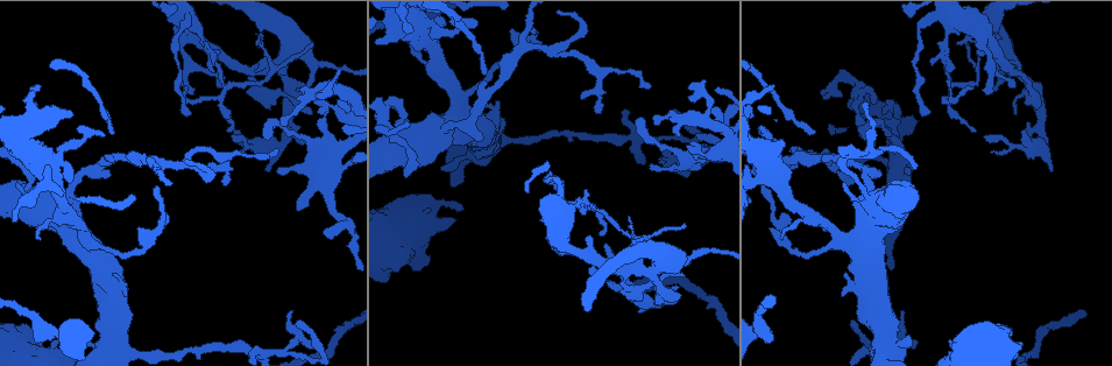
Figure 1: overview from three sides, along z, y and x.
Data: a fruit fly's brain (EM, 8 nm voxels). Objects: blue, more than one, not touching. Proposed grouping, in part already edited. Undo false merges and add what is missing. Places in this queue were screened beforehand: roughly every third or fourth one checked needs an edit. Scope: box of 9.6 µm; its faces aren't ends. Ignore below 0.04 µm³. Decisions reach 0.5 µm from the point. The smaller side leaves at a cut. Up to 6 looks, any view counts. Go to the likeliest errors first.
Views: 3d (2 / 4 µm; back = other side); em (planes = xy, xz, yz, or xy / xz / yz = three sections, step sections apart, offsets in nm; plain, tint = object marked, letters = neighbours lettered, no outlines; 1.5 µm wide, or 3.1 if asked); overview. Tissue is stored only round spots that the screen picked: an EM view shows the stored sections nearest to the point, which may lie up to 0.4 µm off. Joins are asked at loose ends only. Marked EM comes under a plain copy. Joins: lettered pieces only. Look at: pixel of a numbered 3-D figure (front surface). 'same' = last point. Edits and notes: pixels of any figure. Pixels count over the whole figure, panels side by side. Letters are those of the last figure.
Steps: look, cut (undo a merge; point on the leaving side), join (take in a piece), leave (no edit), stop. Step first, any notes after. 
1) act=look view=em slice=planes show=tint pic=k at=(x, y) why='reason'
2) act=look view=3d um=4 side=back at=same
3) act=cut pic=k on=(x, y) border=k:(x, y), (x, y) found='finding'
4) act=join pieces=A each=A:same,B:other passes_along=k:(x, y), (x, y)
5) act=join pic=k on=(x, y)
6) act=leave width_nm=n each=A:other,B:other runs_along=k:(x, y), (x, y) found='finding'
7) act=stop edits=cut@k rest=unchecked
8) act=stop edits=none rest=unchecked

act=look view=3d um=4 pic=1 at=(663, 164) why='an open end'

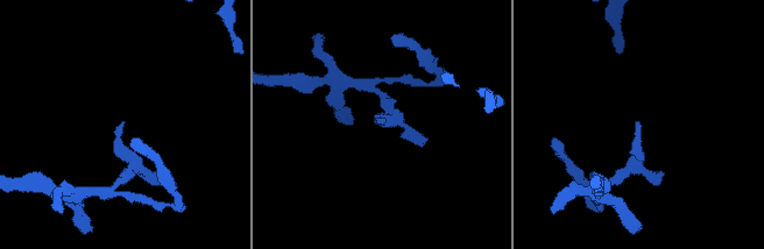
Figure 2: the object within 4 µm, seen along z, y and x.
act=look view=em slice=planes show=letters pic=2 at=(640, 123) why='now the EM'

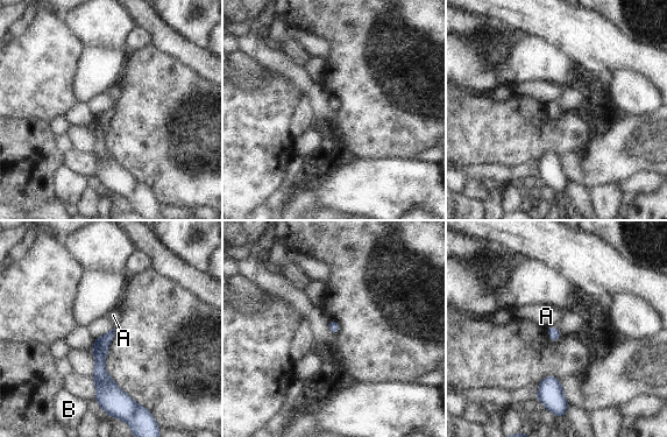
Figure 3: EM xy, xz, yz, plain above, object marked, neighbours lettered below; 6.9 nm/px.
act=leave each=A:other,B:other found='no lettered piece goes on from it'

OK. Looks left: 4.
act=look view=em slice=xz step=4 show=letters pic=1 at=(654, 125) why='an open end'

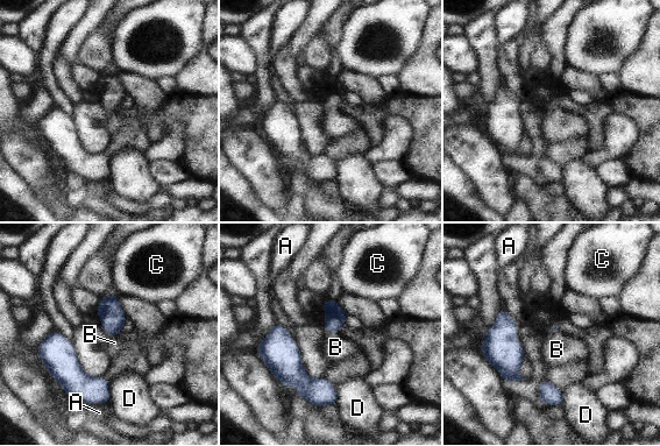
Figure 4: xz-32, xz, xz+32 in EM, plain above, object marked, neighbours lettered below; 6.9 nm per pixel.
act=join pieces=B longest_contact=D:150nm each=A:other,B:same,C:other,D:other passes_along=4:(335, 317), (332, 333), (335, 347) found='it goes on there'

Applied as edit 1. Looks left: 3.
act=look view=3d um=2 pic=1 at=(866, 102) why='an open end'

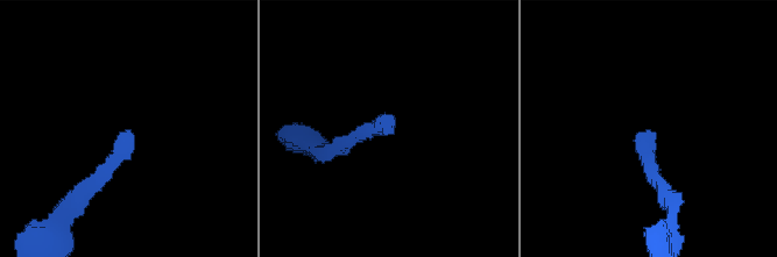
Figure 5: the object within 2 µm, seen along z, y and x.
act=look view=em slice=planes show=tint pic=5 at=(388, 126) why='now the EM'

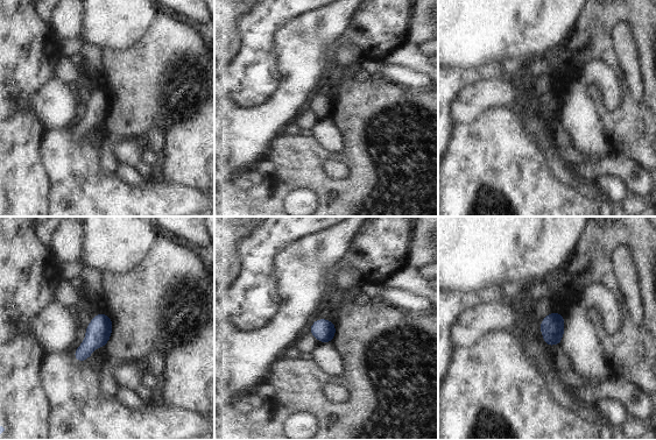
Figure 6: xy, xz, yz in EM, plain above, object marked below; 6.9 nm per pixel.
act=look view=em slice=planes show=letters at=same why='what lies round it'

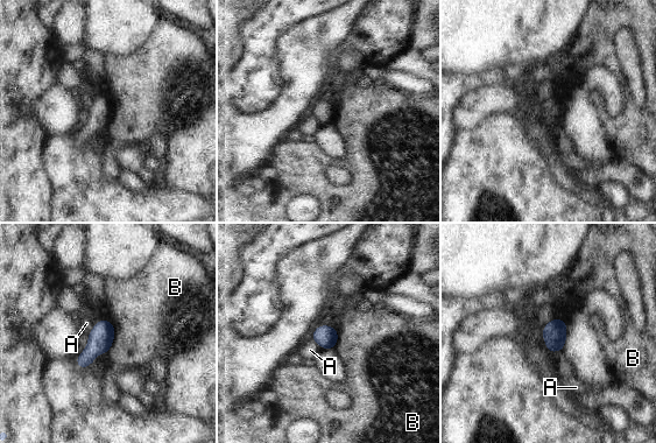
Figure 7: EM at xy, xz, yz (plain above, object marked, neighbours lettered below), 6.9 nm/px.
act=leave each=A:other,B:other border=7:(111, 322), (113, 339), (107, 352) found='no lettered piece goes on from it'

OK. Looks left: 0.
act=stop edits=join@4 rest=unchecked

